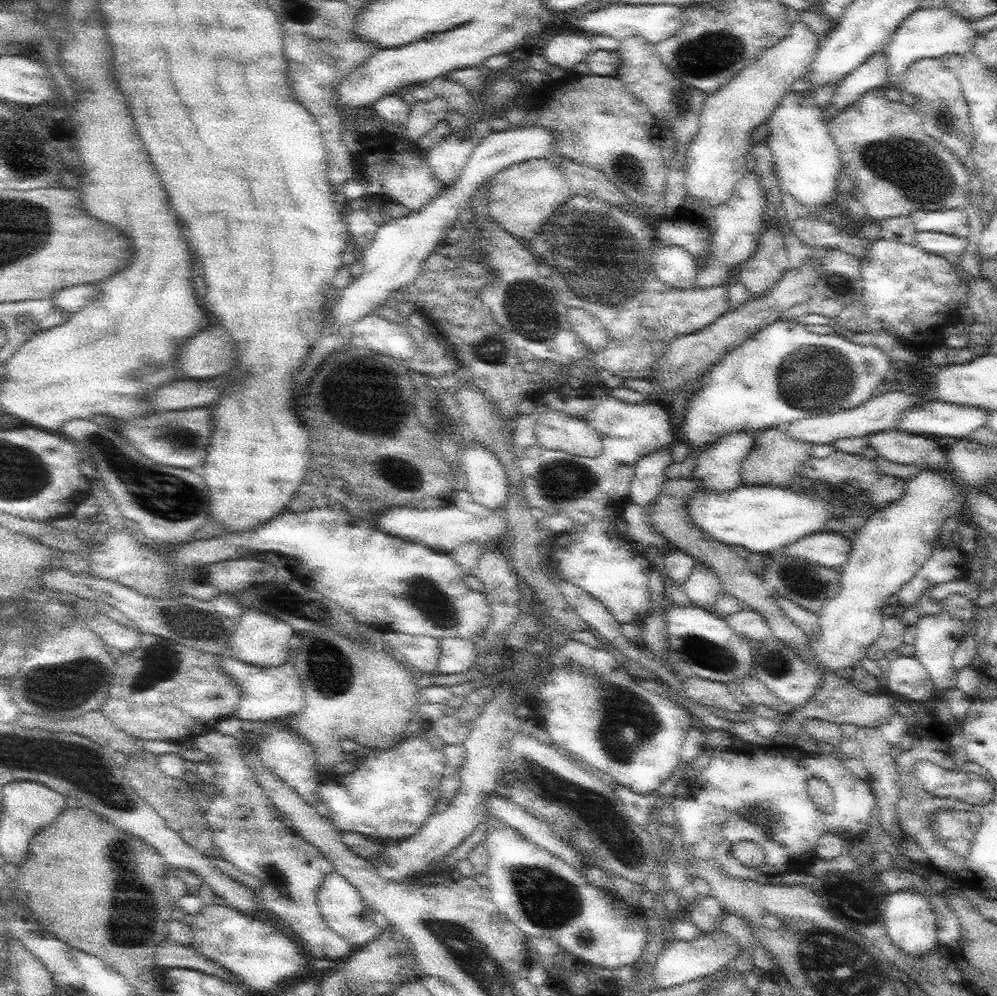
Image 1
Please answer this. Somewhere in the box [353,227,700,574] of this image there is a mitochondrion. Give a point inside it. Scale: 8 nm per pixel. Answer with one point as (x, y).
(529, 302)

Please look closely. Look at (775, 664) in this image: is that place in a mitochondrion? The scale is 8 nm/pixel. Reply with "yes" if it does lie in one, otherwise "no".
yes

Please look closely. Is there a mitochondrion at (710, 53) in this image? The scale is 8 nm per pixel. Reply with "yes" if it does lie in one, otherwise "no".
yes

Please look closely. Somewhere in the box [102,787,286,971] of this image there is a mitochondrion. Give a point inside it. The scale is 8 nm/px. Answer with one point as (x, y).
(133, 931)

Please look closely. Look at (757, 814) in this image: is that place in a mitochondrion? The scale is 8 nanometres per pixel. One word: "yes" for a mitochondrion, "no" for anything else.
yes

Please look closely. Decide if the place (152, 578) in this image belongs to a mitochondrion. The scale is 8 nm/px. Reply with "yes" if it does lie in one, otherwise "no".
no

